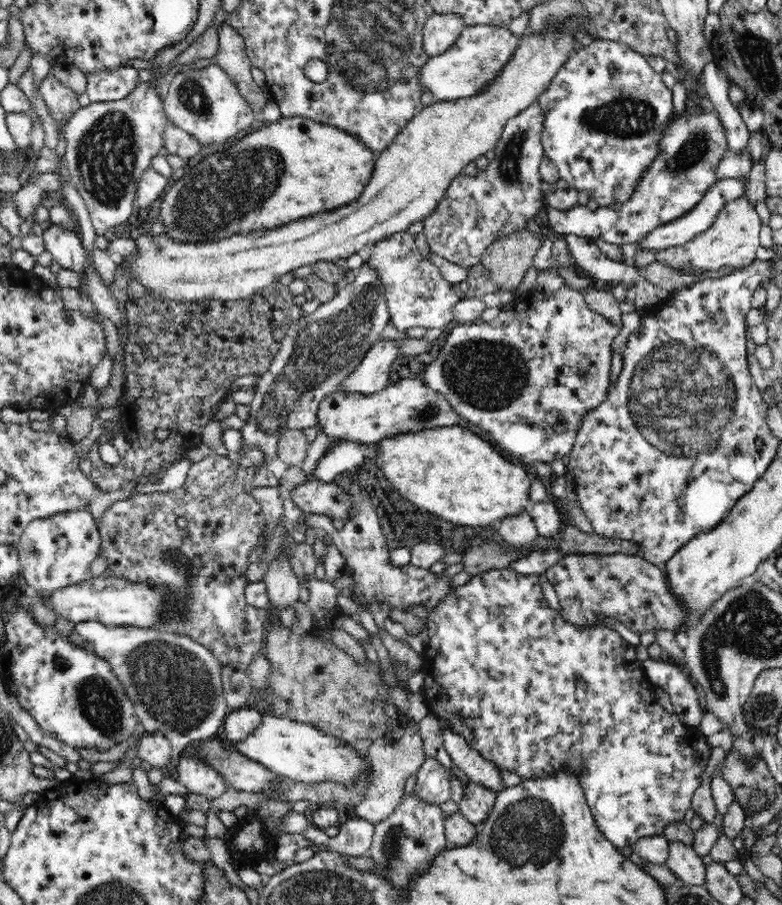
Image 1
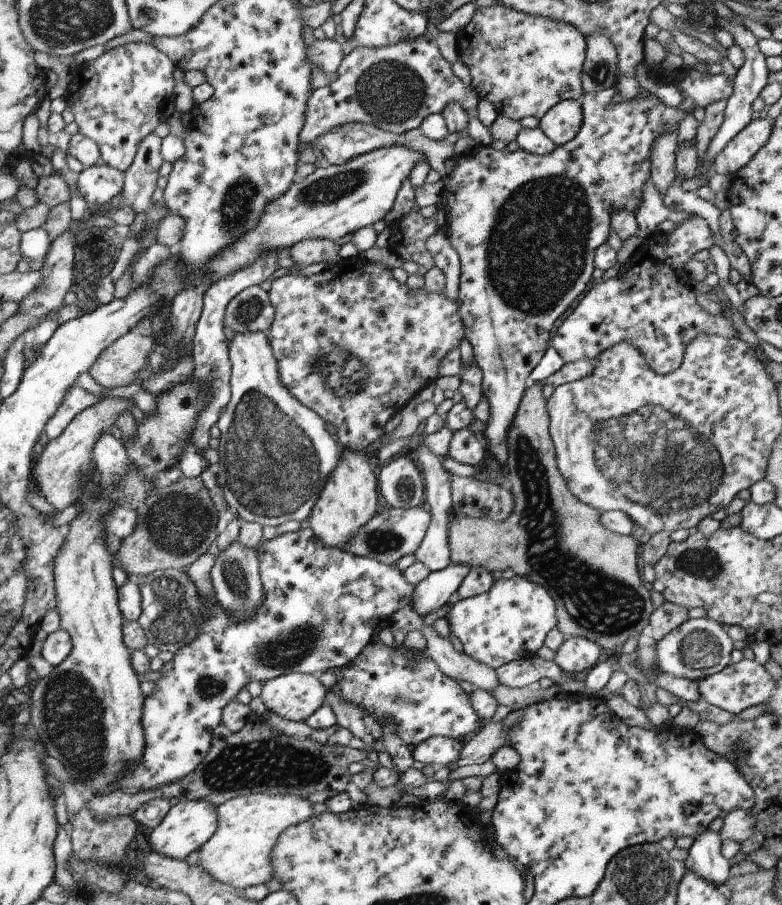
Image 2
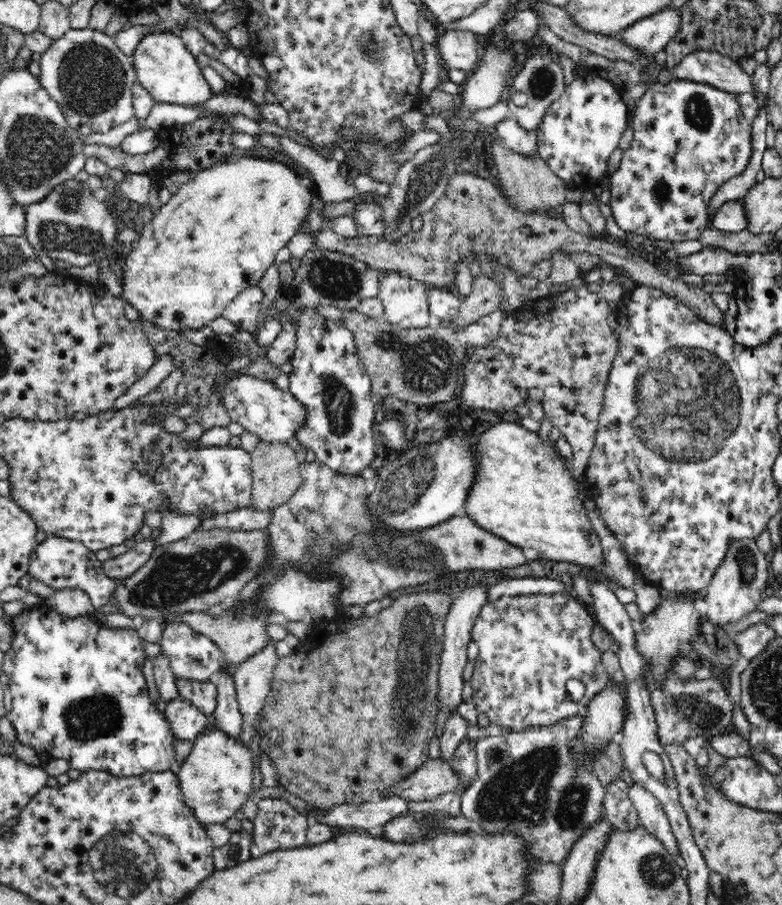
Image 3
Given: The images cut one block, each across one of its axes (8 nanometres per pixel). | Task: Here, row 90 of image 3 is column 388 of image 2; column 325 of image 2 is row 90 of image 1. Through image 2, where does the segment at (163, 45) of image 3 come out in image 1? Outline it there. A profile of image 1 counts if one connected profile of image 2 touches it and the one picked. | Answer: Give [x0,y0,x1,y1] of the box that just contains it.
[163,62,257,146]

